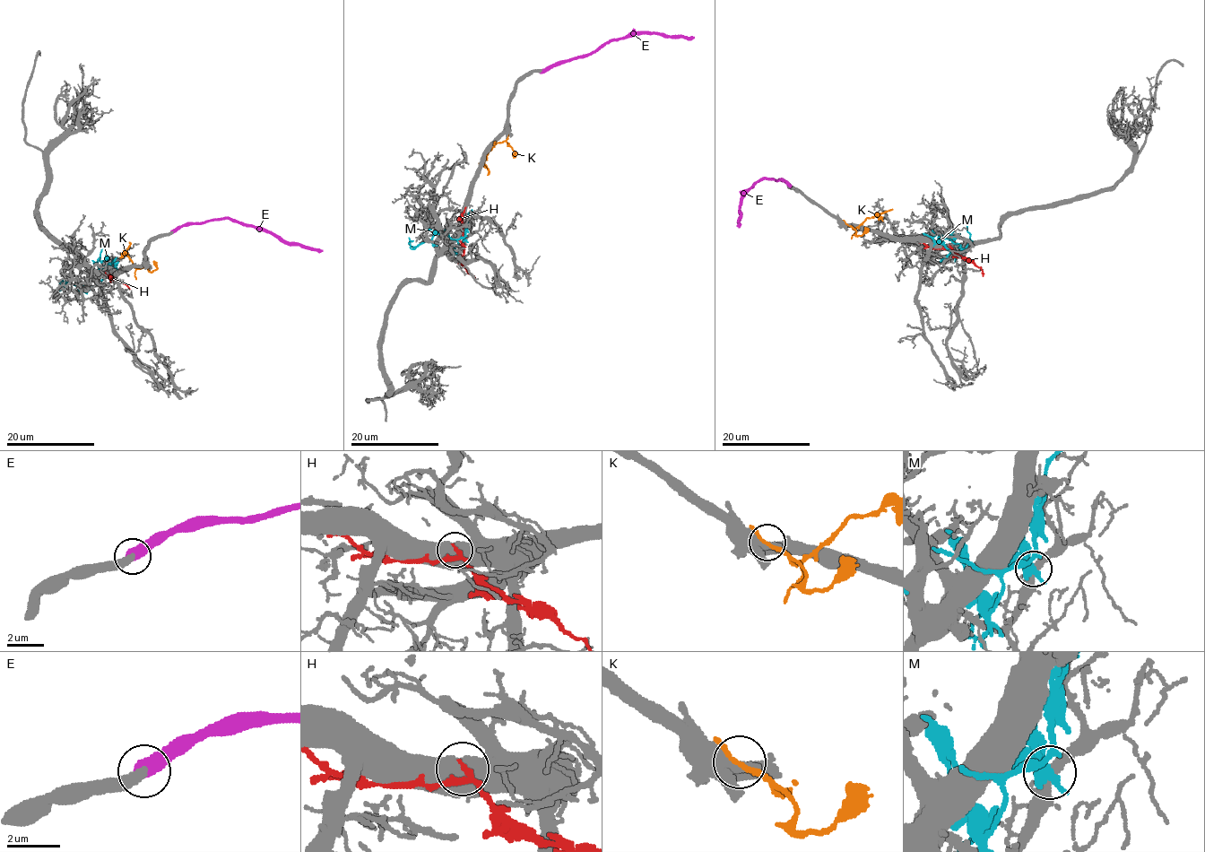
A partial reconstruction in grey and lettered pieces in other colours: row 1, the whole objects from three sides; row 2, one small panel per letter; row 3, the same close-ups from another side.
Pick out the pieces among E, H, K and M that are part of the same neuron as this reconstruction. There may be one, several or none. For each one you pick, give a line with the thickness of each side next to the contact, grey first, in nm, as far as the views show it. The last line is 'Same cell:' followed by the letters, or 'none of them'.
E: 400 nm thick on the grey side, 650 nm on the other
Same cell: E

